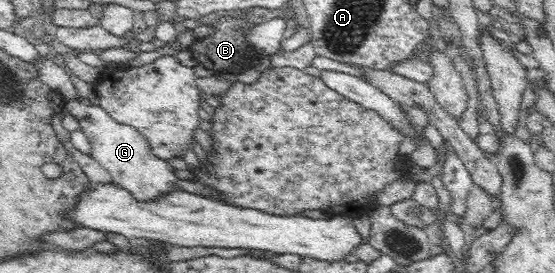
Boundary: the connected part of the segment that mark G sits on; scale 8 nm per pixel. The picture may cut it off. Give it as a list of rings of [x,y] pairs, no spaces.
[[[66,99],[63,113],[76,118],[83,134],[90,142],[92,158],[108,171],[111,182],[127,190],[136,201],[157,200],[162,195],[171,193],[176,188],[178,176],[166,159],[157,158],[151,153],[146,141],[138,135],[138,130],[116,122],[98,106],[84,105],[78,99]]]

